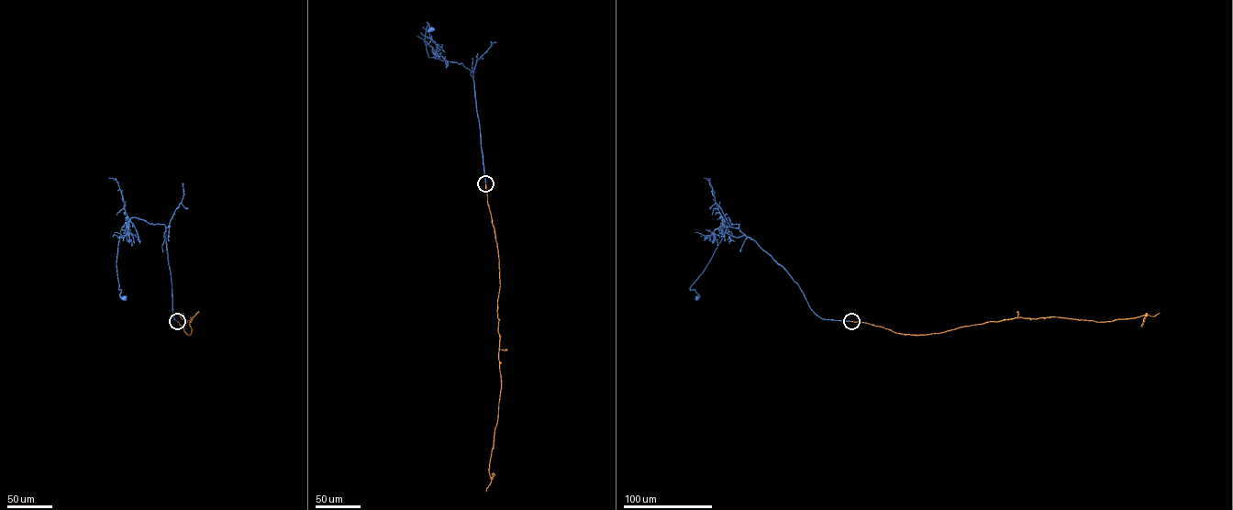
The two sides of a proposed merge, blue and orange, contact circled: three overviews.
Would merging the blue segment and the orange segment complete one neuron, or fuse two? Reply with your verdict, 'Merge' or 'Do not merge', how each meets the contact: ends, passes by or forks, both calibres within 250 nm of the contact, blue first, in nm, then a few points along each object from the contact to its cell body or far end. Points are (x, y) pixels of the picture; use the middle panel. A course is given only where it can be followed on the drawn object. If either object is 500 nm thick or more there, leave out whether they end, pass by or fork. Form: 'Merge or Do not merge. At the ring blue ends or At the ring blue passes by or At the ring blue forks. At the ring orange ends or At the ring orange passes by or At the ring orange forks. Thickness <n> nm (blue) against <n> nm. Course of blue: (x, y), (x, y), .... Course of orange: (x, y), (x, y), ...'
Merge. At the ring blue ends. At the ring orange ends. Thickness 280 nm (blue) against 300 nm. Course of blue: (485, 183), (473, 71), (461, 63), (428, 56), (425, 41), (427, 22), (428, 30), (432, 28). Course of orange: (485, 183), (499, 260), (497, 313), (501, 382), (489, 468), (491, 482), (486, 491)

